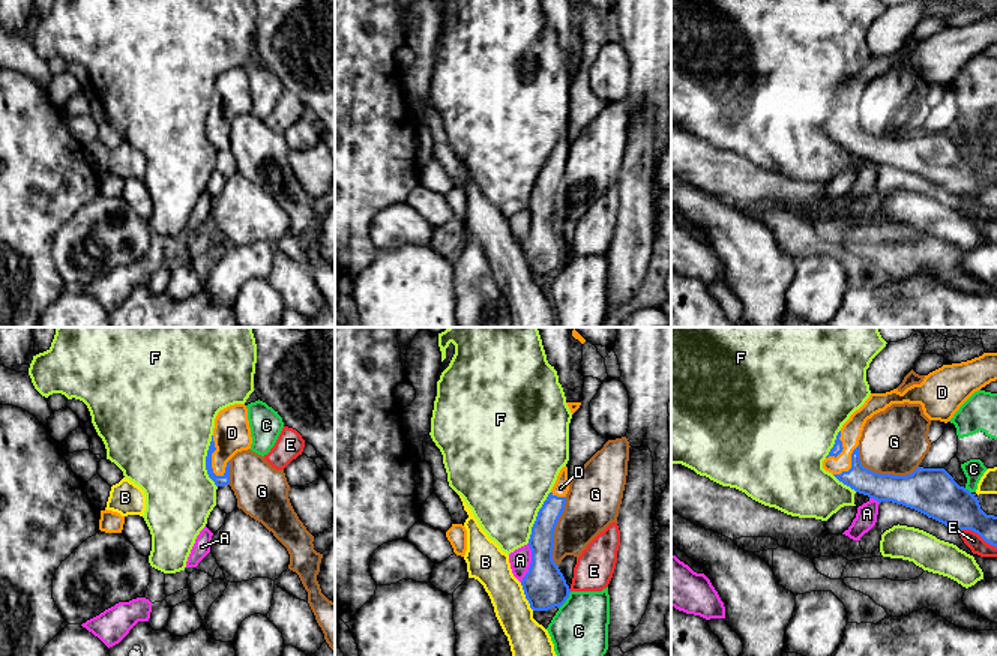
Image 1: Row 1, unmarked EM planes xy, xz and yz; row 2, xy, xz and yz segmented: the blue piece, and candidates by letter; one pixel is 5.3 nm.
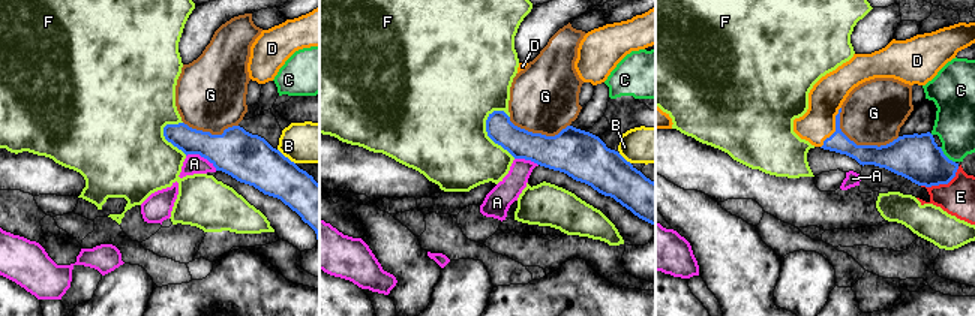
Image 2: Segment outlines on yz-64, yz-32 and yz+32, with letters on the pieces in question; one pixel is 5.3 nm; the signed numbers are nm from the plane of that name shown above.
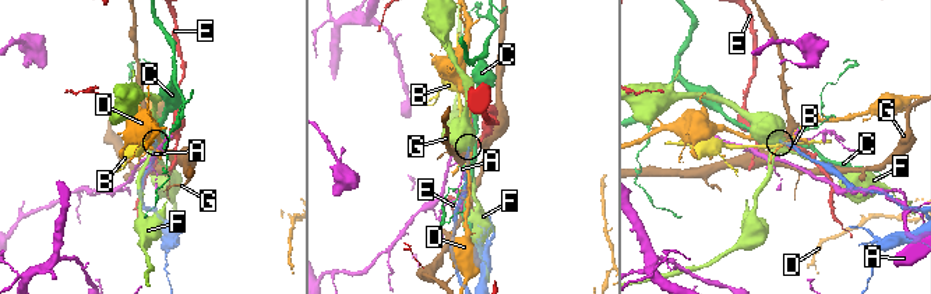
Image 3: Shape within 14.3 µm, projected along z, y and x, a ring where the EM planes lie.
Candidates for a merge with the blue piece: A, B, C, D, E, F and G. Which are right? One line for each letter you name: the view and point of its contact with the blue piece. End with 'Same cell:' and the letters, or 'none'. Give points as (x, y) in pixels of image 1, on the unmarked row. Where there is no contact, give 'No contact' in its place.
D: Touches blue at xy (210, 122)
Same cell: D

